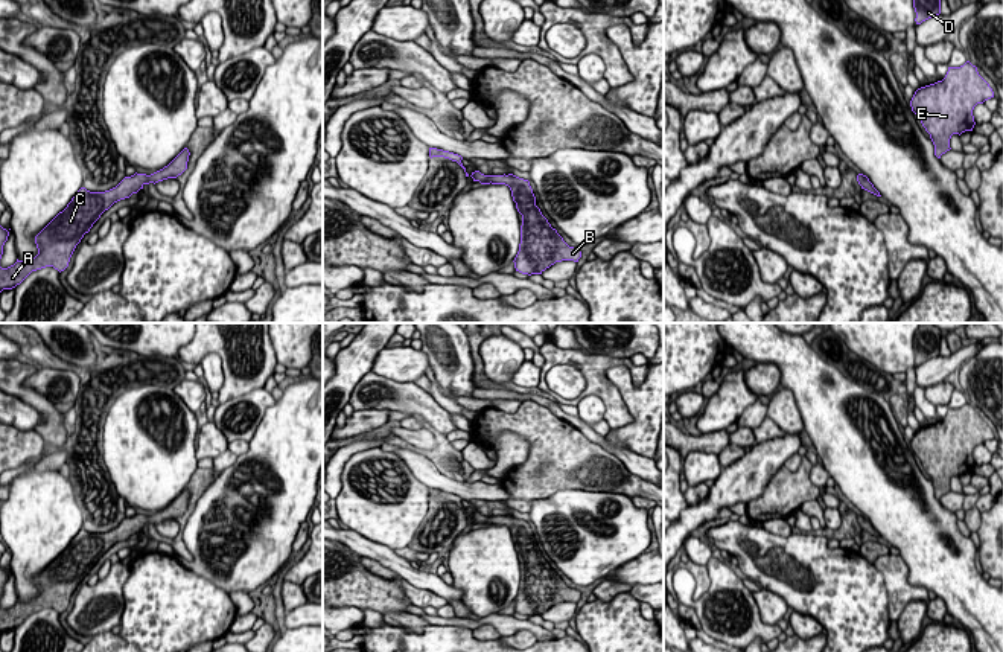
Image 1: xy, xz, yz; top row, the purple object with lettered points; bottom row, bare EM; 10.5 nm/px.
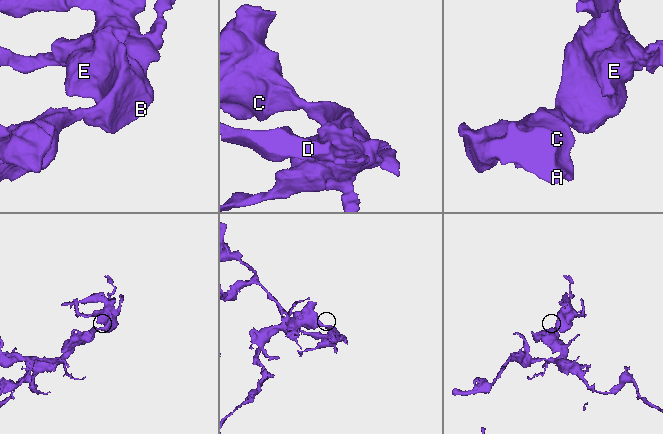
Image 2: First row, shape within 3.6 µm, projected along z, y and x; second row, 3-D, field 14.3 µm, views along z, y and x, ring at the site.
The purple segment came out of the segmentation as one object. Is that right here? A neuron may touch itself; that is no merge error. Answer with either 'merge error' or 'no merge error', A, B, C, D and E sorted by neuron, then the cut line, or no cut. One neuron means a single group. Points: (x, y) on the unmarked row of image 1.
no merge error; A B C D E; no cut

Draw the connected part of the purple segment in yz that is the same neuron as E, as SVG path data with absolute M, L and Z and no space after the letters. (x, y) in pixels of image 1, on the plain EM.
M966 402L960 408L948 408L942 422L918 430L910 448L930 475L935 497L941 500L951 491L953 475L973 472L974 448L991 439L994 439L992 430L979 416L977 408Z

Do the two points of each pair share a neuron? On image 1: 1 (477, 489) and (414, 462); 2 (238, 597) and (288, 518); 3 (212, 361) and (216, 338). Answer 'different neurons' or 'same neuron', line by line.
1: same neuron
2: different neurons
3: different neurons

